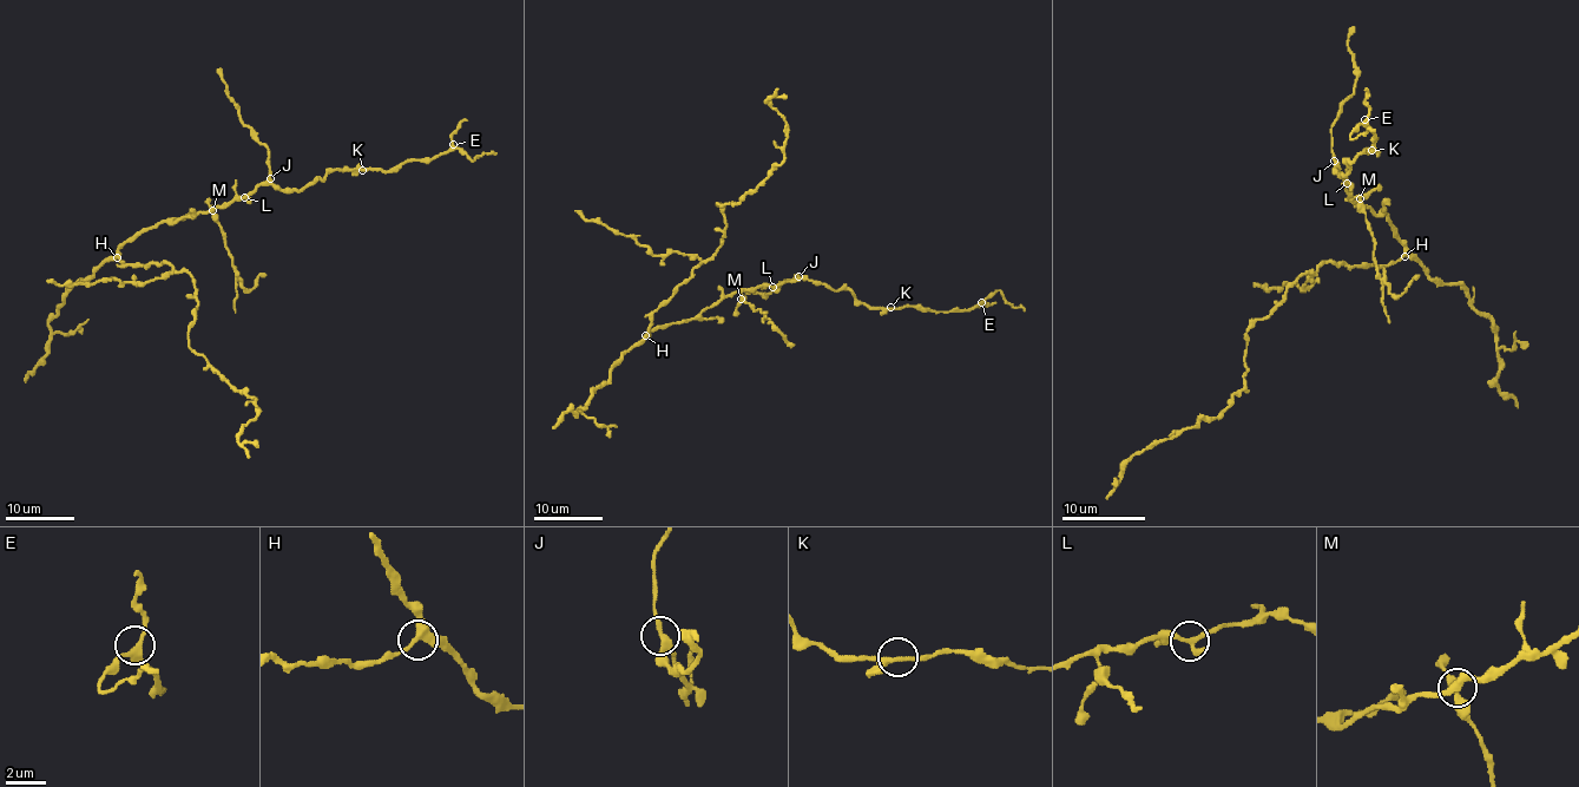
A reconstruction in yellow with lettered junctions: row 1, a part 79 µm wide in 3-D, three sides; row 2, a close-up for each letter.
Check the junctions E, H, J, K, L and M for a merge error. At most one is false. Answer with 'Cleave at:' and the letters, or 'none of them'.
Cleave at: M

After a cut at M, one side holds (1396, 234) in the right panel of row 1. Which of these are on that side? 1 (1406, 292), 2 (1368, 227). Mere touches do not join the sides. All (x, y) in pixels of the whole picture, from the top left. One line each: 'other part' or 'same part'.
1: other part
2: other part

